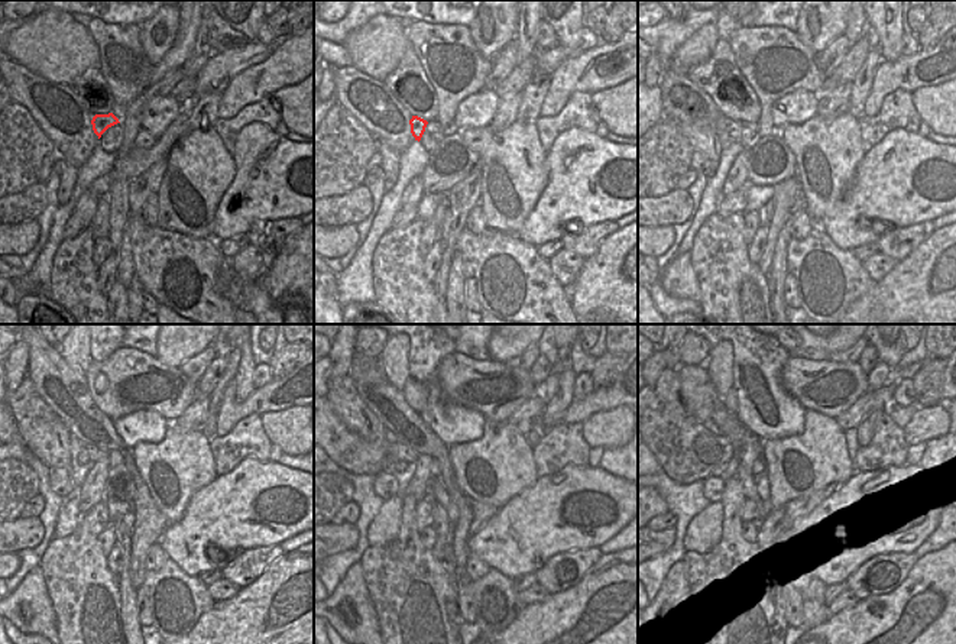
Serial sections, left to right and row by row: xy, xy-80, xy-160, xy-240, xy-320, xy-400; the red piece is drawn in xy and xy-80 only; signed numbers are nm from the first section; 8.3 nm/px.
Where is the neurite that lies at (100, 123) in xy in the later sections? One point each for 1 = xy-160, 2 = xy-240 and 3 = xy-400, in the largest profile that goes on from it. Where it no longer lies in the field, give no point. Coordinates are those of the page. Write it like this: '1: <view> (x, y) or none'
1: xy-160 (731, 135)
2: xy-240 (81, 465)
3: xy-400 (725, 471)

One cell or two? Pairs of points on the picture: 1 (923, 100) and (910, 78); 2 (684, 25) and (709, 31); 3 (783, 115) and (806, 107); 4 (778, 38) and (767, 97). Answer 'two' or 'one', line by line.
1: two
2: two
3: one
4: one

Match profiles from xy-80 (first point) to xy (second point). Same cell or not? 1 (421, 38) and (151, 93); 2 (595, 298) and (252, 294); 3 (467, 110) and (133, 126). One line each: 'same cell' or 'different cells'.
1: different cells
2: different cells
3: different cells

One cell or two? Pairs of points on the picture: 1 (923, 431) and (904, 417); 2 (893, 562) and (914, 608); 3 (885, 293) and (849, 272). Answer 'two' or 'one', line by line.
1: two
2: two
3: two

